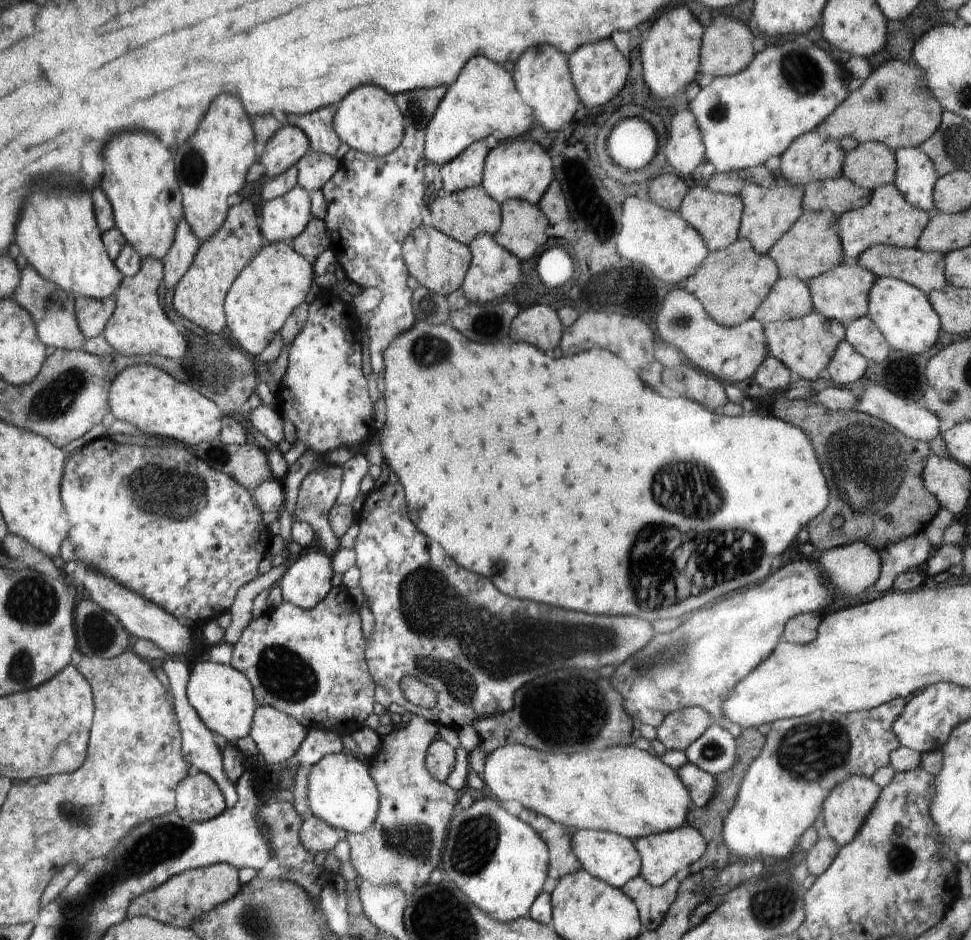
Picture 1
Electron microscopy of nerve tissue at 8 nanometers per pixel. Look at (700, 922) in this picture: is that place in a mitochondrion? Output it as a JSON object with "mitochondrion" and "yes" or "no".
{"mitochondrion":"no"}

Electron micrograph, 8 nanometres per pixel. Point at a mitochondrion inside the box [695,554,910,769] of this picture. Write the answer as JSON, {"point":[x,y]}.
{"point":[713,749]}

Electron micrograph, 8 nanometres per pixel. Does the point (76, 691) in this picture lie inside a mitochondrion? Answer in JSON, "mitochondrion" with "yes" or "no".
{"mitochondrion":"no"}

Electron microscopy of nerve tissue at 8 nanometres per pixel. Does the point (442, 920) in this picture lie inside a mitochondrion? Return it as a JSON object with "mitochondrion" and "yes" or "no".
{"mitochondrion":"yes"}

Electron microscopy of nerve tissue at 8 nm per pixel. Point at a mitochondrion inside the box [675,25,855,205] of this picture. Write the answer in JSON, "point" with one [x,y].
{"point":[801,72]}

